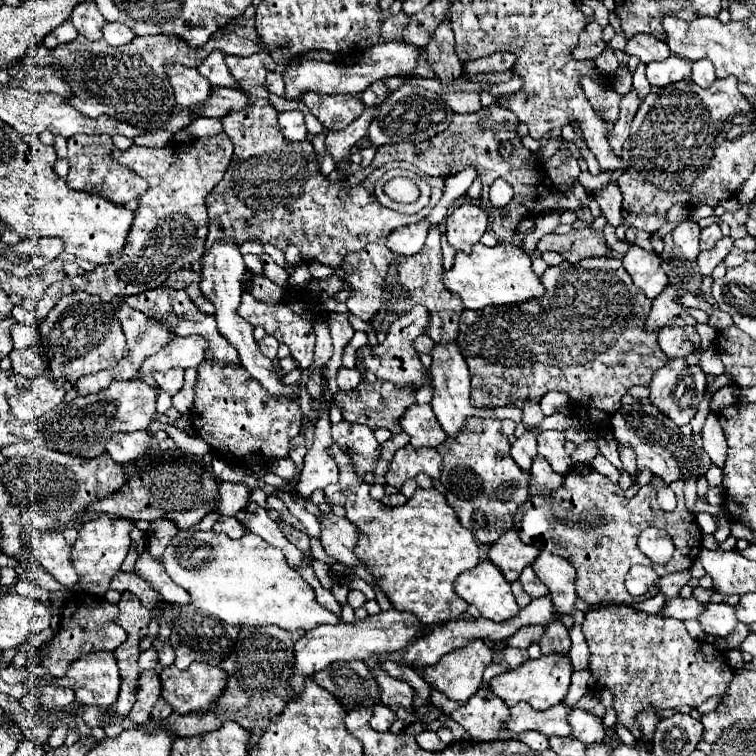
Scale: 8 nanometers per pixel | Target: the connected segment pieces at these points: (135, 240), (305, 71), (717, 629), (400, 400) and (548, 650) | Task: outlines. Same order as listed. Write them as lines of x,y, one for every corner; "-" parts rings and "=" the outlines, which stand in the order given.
224,132
212,138
196,138
192,144
172,140
164,148
112,148
112,158
140,174
148,182
148,190
138,198
124,250
106,266
96,266
92,272
84,274
84,292
100,296
102,302
112,302
114,298
158,288
168,274
196,262
200,254
204,254
208,234
204,198
222,180
232,154
232,142
=
380,42
380,46
370,46
362,60
346,66
342,62
316,62
316,60
294,60
288,64
284,72
286,82
286,100
300,100
304,92
320,92
320,94
360,94
372,82
390,78
390,76
404,76
410,72
420,56
420,48
404,42
=
708,602
708,610
704,610
704,614
700,614
698,622
702,624
704,632
710,636
728,636
734,630
734,626
738,624
732,606
710,604
710,602
=
376,380
374,384
368,382
360,382
360,386
352,392
334,392
334,404
340,406
344,420
354,422
354,424
364,424
372,430
376,428
386,428
392,434
400,432
400,416
404,414
404,410
408,406
414,404
414,386
394,386
392,382
384,382
384,380
=
556,618
546,626
546,632
540,640
542,654
568,654
570,652
570,634
568,628

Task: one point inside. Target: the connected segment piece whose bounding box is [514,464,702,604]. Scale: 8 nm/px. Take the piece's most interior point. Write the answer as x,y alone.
588,520

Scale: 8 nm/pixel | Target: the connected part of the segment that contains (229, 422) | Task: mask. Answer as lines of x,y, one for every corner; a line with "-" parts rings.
202,362
198,366
196,398
190,412
190,424
196,434
200,434
210,450
228,460
236,462
236,454
256,454
250,462
254,468
264,466
264,460
286,458
290,450
290,438
300,432
302,410
298,402
284,402
272,398
250,374
238,364
218,366
218,362

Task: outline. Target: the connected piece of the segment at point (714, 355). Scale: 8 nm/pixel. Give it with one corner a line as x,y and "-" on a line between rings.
713,347
703,352
699,366
704,370
704,374
722,374
724,372
720,354

